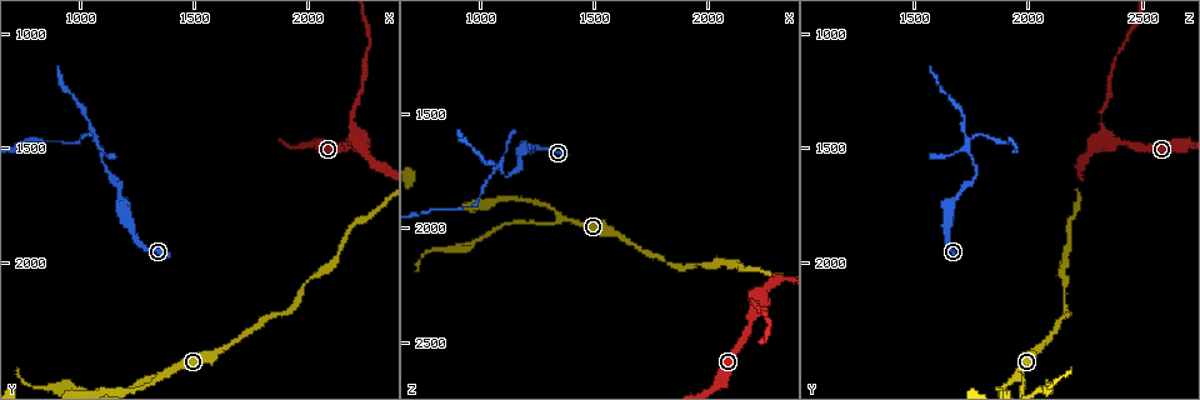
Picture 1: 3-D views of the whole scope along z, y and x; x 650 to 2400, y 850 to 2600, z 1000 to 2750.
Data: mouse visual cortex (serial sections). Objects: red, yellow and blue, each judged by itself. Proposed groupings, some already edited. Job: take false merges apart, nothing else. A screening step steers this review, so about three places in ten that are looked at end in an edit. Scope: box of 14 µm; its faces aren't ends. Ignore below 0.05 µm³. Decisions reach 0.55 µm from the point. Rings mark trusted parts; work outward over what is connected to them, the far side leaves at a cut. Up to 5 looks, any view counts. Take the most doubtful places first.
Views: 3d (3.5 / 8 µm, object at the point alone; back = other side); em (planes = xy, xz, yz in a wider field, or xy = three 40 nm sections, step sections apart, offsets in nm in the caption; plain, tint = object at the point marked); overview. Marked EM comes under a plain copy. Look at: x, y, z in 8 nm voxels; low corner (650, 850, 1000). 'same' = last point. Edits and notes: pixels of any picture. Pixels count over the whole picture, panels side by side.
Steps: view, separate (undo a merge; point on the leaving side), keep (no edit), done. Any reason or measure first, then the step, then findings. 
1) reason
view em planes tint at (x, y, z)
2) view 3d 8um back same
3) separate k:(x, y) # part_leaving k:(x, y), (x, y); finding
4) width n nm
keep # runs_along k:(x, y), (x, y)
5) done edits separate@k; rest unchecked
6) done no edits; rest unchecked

abrupt turn
view 3d 8um at (1080, 1460, 1730)

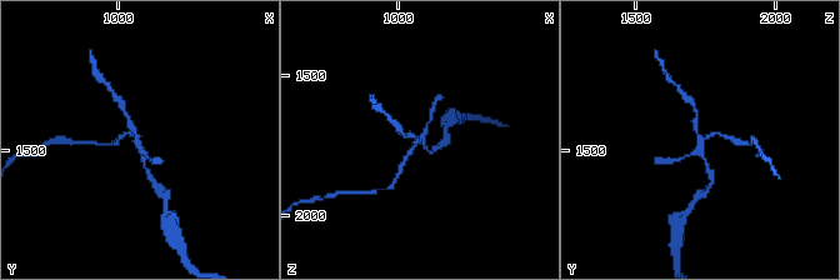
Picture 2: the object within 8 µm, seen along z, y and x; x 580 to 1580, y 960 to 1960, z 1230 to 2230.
view 3d 3.5um back at (1070, 1480, 1750)

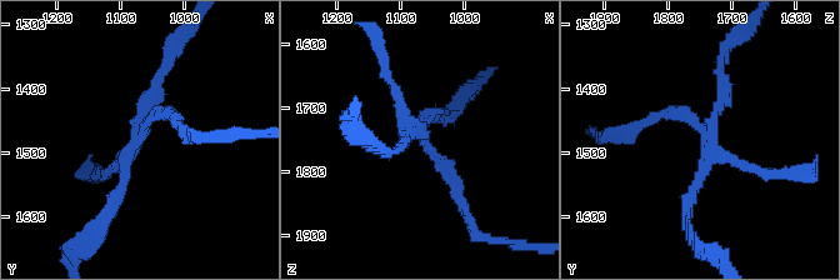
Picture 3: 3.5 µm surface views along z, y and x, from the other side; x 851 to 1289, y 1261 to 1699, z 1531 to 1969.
view em xy step 1 tint at (1065, 1470, 1735)

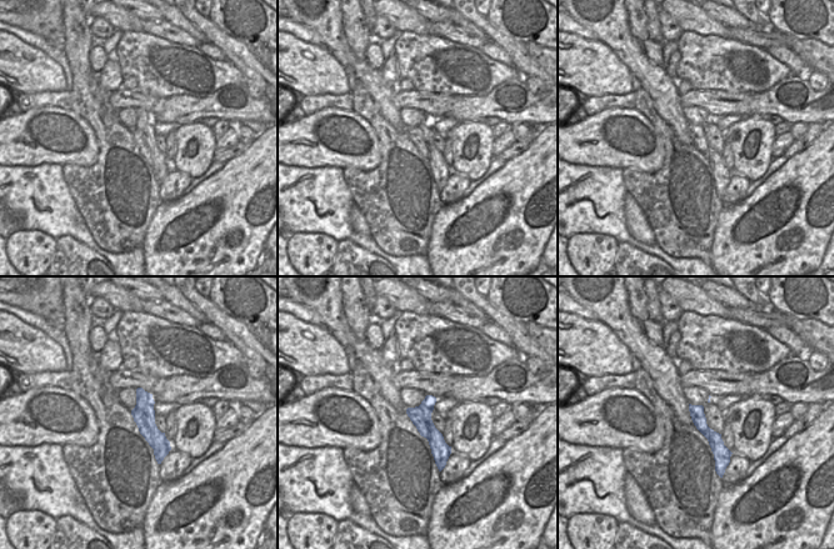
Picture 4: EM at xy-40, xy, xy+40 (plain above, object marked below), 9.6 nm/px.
separate 3:(449, 163) # part_leaving 3:(414, 129), (449, 166), (464, 211); two cells meet here

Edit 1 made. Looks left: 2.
branch point
view 3d 3.5um back at (2210, 1480, 2370)

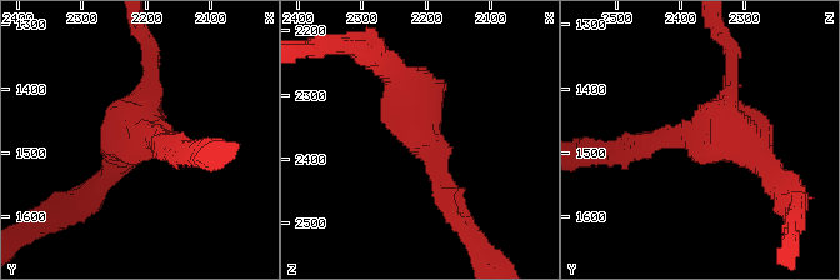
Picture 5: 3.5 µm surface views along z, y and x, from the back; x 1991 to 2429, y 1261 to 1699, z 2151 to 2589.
arms 3; arm_widths 150, 250, 350 nm
view em xy step 1 tint at (2205, 1470, 2360)

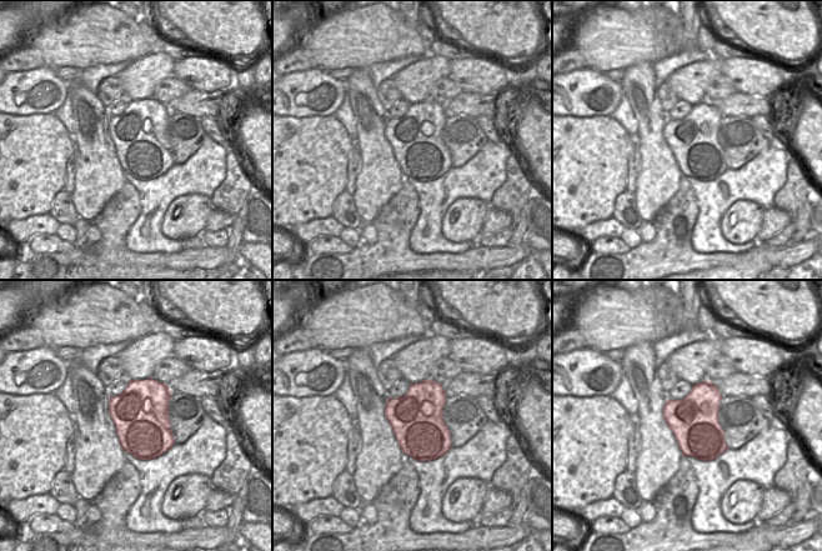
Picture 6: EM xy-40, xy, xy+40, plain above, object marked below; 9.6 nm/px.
keep # runs_along 5:(440, 189), (403, 80), (386, 64); all the same cell

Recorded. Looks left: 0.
done edits separate@3; rest unchecked

